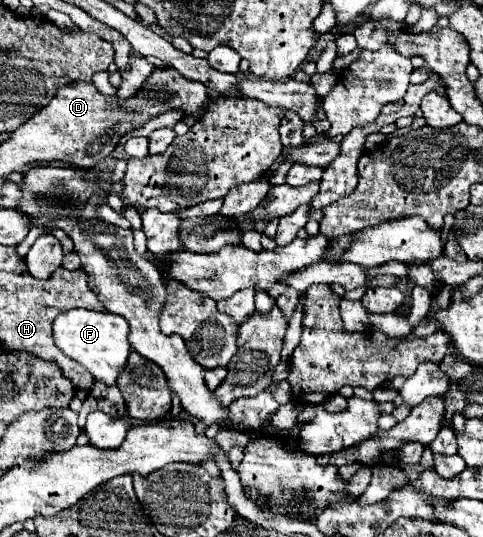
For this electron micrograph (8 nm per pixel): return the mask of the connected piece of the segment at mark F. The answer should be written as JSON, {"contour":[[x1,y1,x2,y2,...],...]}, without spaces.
{"contour":[[86,308,66,310,54,320,54,342,56,346,72,360,80,362,84,368,90,370,94,380,108,382,108,386,116,384,120,370,124,368,130,344,128,344,128,322,110,312,94,312]]}

